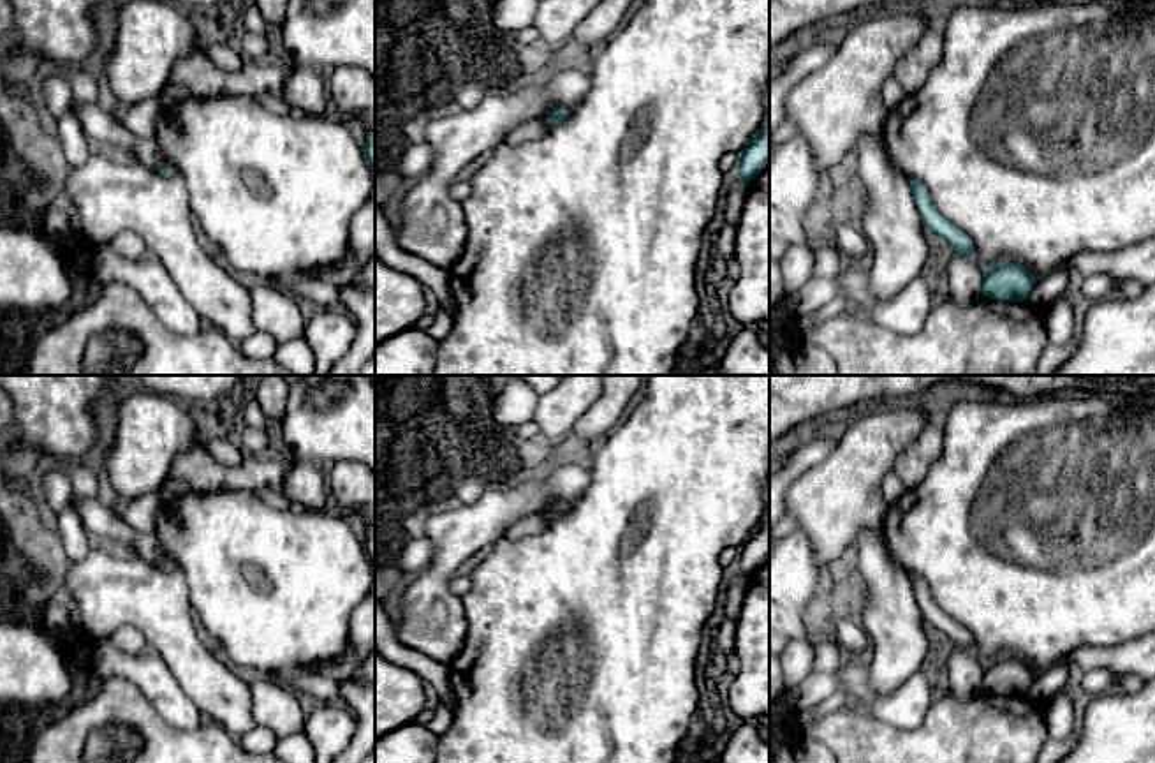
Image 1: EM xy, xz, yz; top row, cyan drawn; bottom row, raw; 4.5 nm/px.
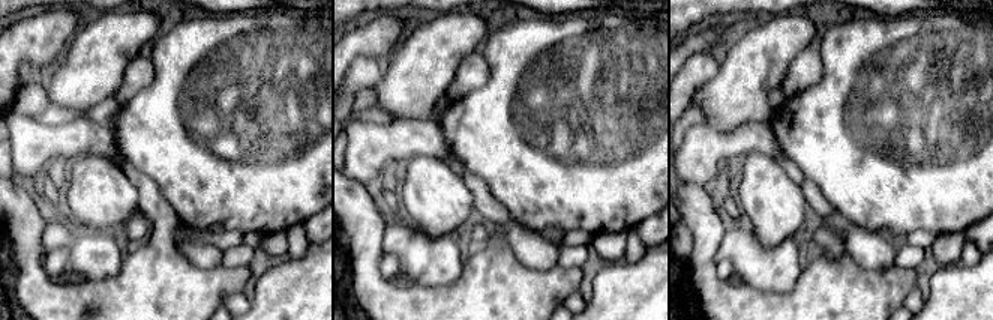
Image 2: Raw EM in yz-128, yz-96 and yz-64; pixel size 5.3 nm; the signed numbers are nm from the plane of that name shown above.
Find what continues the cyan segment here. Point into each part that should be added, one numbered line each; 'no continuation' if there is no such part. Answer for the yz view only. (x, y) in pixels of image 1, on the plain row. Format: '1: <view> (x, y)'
no continuation

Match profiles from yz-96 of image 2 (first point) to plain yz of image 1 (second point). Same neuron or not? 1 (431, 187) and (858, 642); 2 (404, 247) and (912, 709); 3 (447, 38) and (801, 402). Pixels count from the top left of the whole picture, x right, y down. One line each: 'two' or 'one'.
1: two
2: one
3: two

